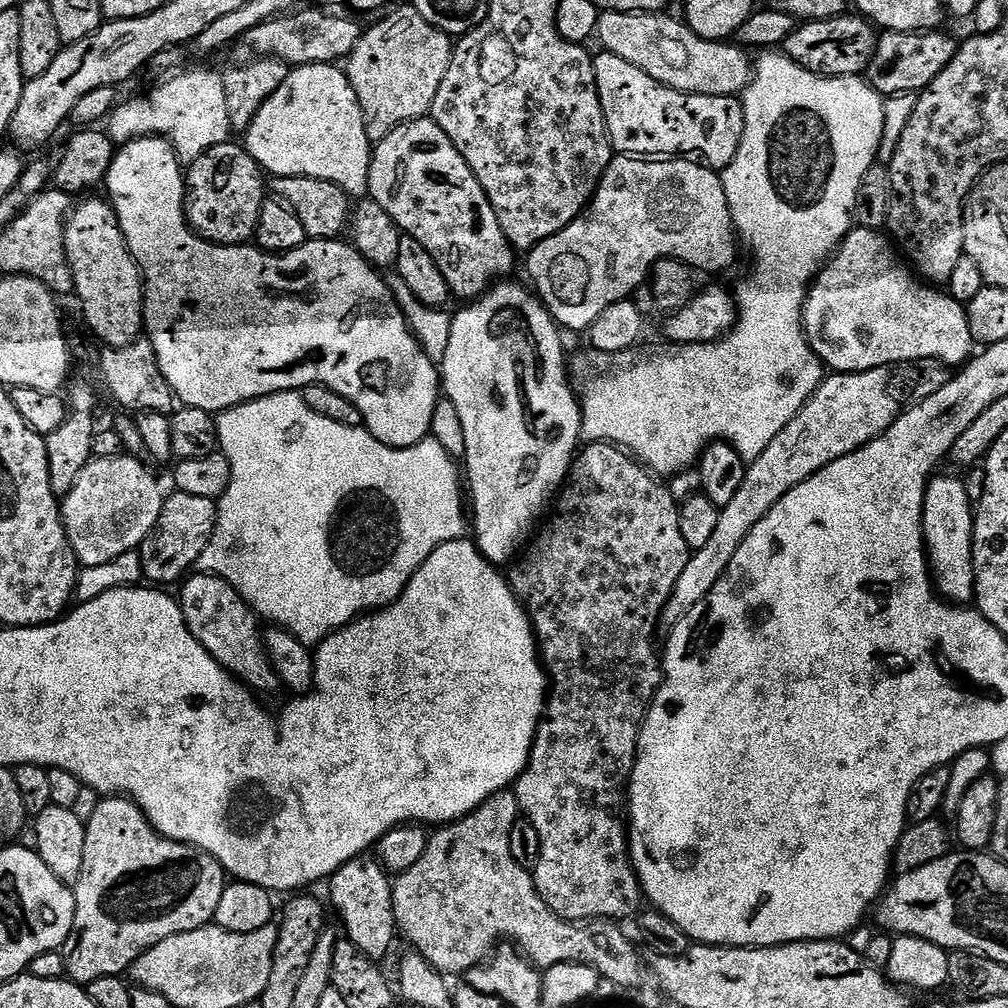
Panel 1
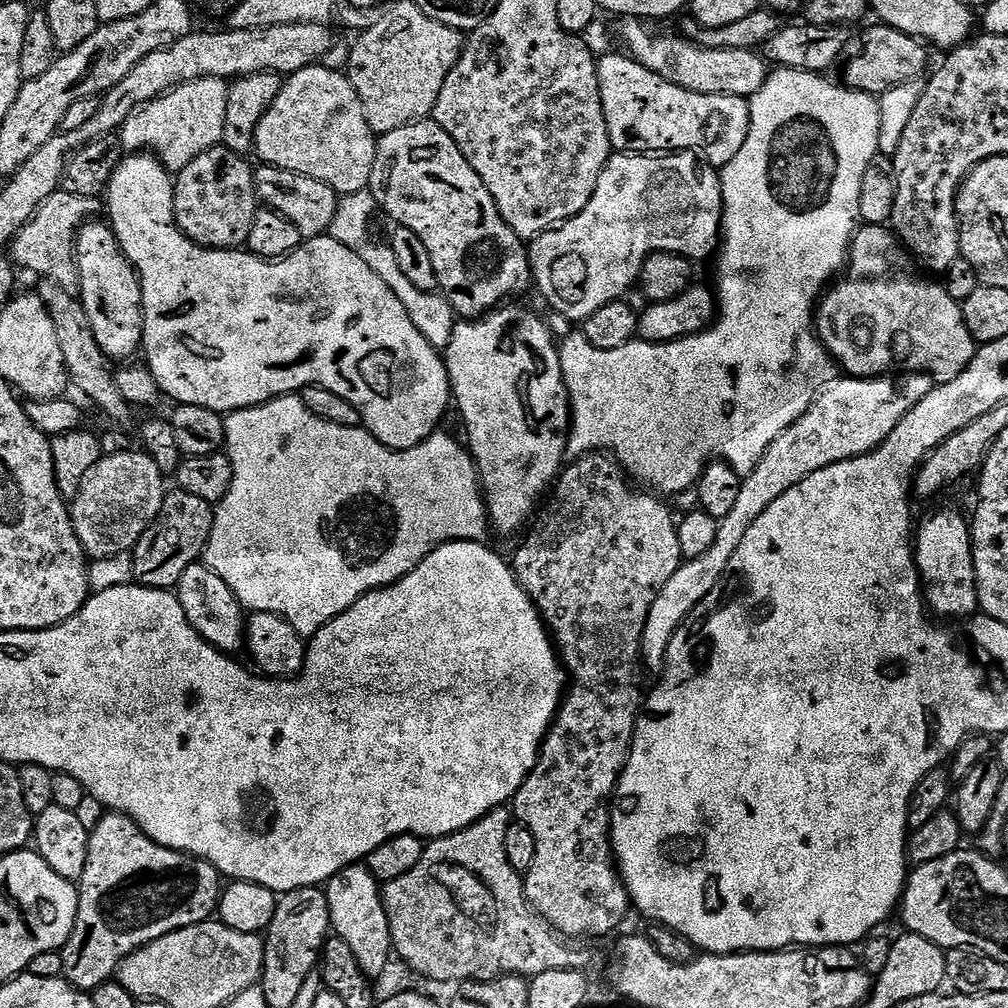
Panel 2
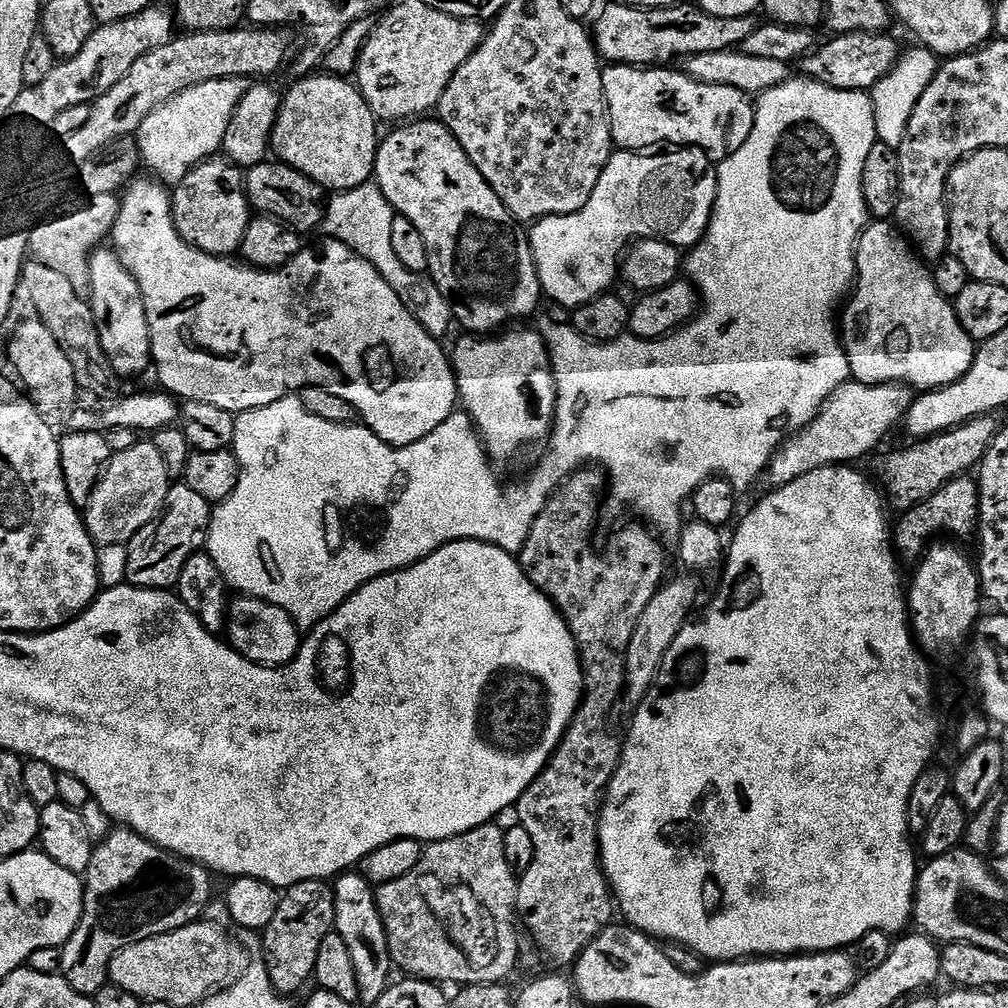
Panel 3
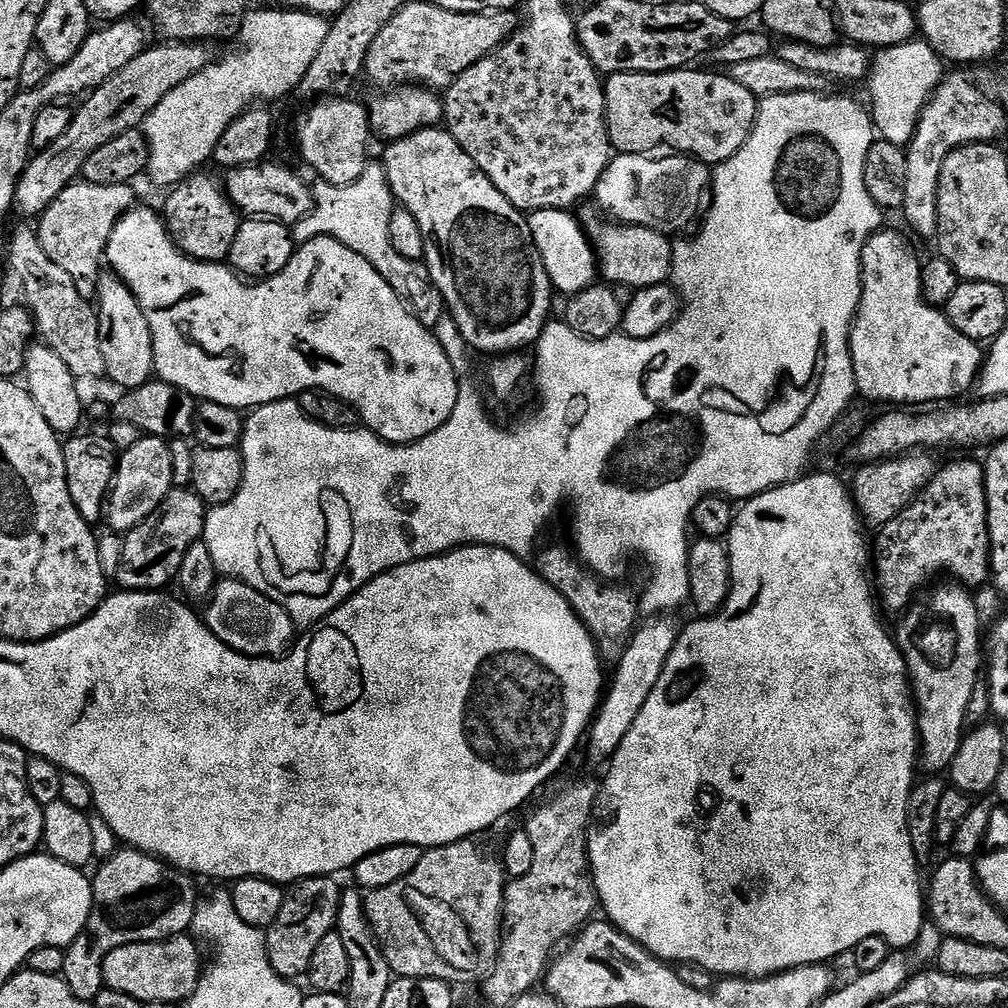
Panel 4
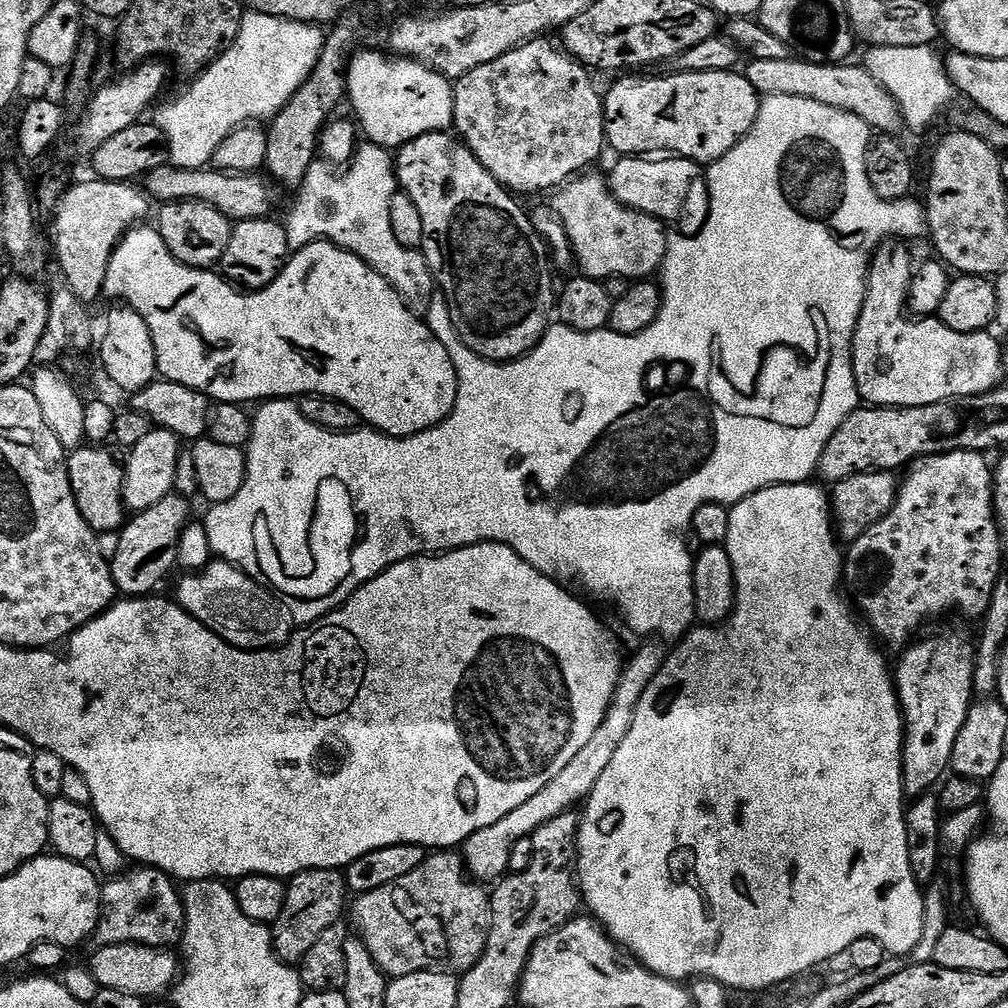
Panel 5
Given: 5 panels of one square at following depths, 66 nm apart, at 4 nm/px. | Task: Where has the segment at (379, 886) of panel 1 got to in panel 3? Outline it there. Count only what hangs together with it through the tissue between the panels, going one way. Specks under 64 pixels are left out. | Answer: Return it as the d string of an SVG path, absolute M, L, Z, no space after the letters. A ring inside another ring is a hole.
M349 870L335 877L332 893L336 915L334 930L340 935L342 942L346 942L346 950L350 950L350 962L354 962L354 974L358 977L359 1003L374 1006L380 1001L384 991L390 987L392 972L394 973L392 955L386 938L386 926L382 926L374 886L365 876L361 876L359 871Z

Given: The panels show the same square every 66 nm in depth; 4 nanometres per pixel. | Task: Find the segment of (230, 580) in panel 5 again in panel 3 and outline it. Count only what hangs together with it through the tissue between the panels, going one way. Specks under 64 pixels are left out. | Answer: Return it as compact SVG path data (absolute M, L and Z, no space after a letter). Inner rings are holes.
M237 595L231 601L226 613L226 640L233 650L241 652L248 660L265 664L268 668L278 668L296 657L301 639L301 629L296 627L286 610L253 596Z

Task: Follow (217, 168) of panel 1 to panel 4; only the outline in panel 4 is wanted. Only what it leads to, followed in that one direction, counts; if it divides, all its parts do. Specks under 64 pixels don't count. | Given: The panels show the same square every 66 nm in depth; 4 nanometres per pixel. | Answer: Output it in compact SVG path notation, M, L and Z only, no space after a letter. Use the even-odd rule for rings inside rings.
M193 174L175 185L167 193L162 207L162 219L177 248L191 260L203 260L205 264L227 261L230 246L234 246L234 234L242 223L241 213L228 201L227 191L212 176Z

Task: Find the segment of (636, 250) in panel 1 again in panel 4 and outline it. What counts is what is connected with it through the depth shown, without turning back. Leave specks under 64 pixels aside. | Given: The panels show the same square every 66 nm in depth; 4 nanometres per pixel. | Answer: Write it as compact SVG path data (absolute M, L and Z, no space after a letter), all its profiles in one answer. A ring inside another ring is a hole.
M648 154L613 155L596 184L594 200L600 203L599 211L609 212L612 215L609 217L621 224L646 226L665 234L690 227L692 219L701 215L700 199L703 196L705 199L710 188L709 165L687 154L660 155L655 158ZM551 208L538 210L528 216L530 234L542 258L542 266L546 266L546 274L550 278L553 289L557 293L564 292L565 297L586 290L598 280L596 254L590 243L590 237L582 227L581 221L575 220L572 215L571 211Z

